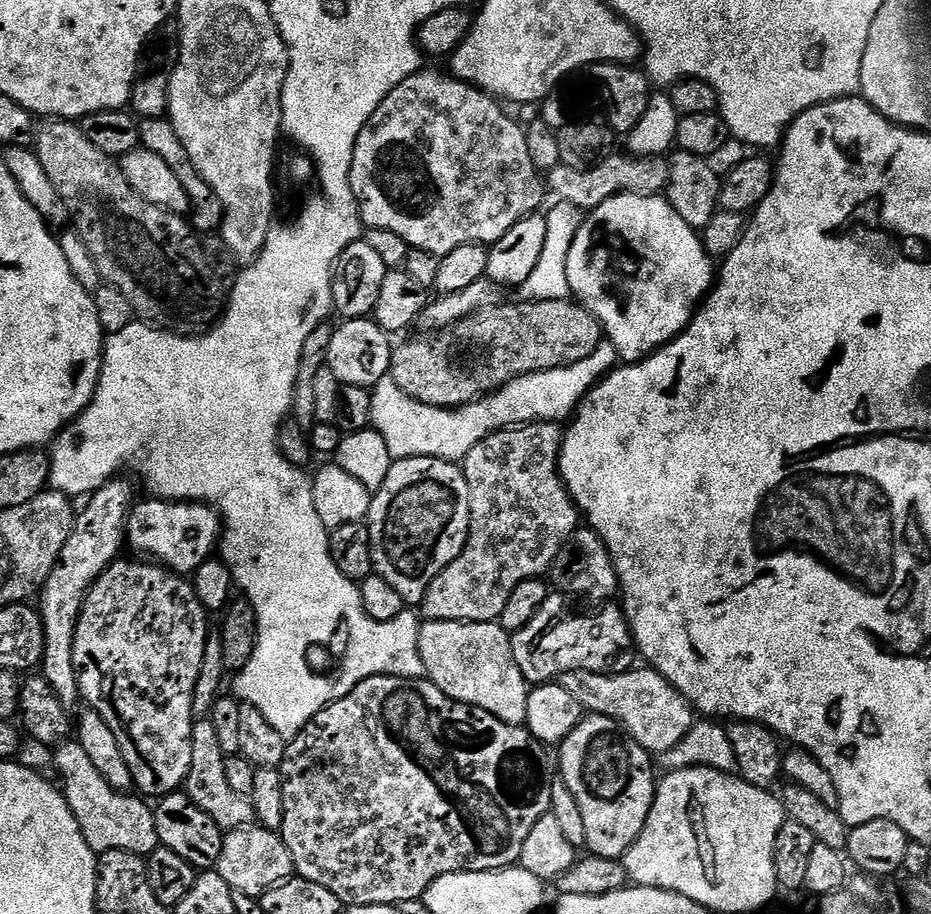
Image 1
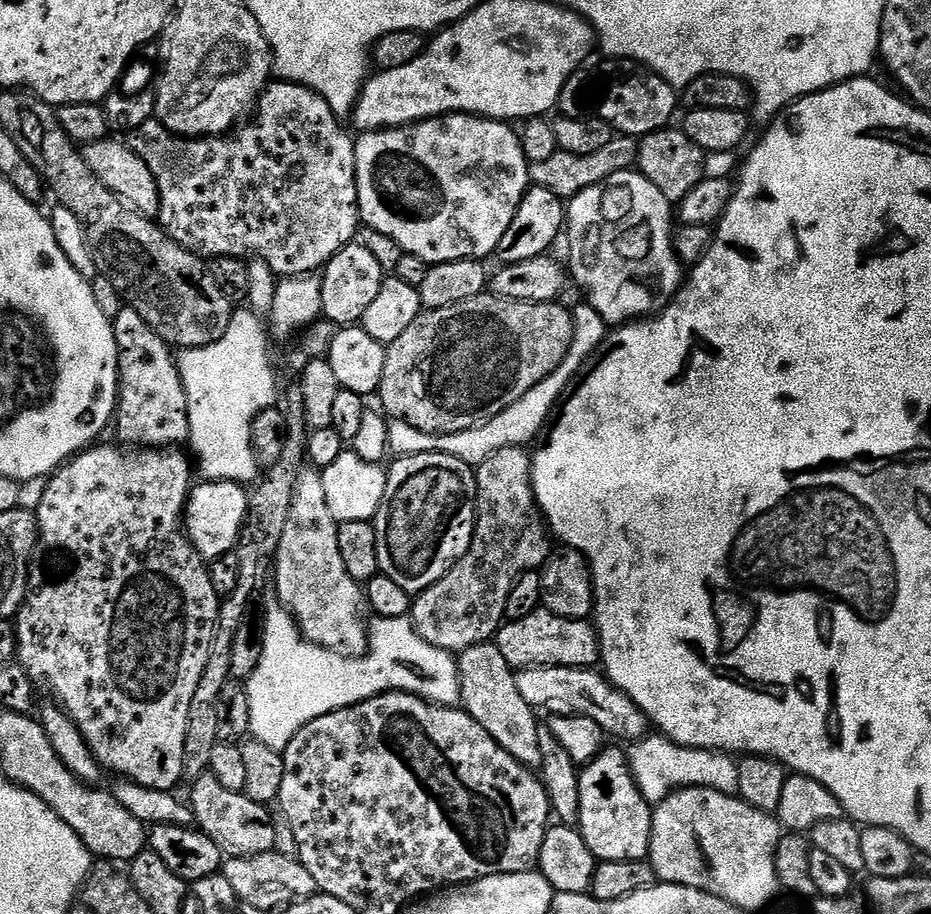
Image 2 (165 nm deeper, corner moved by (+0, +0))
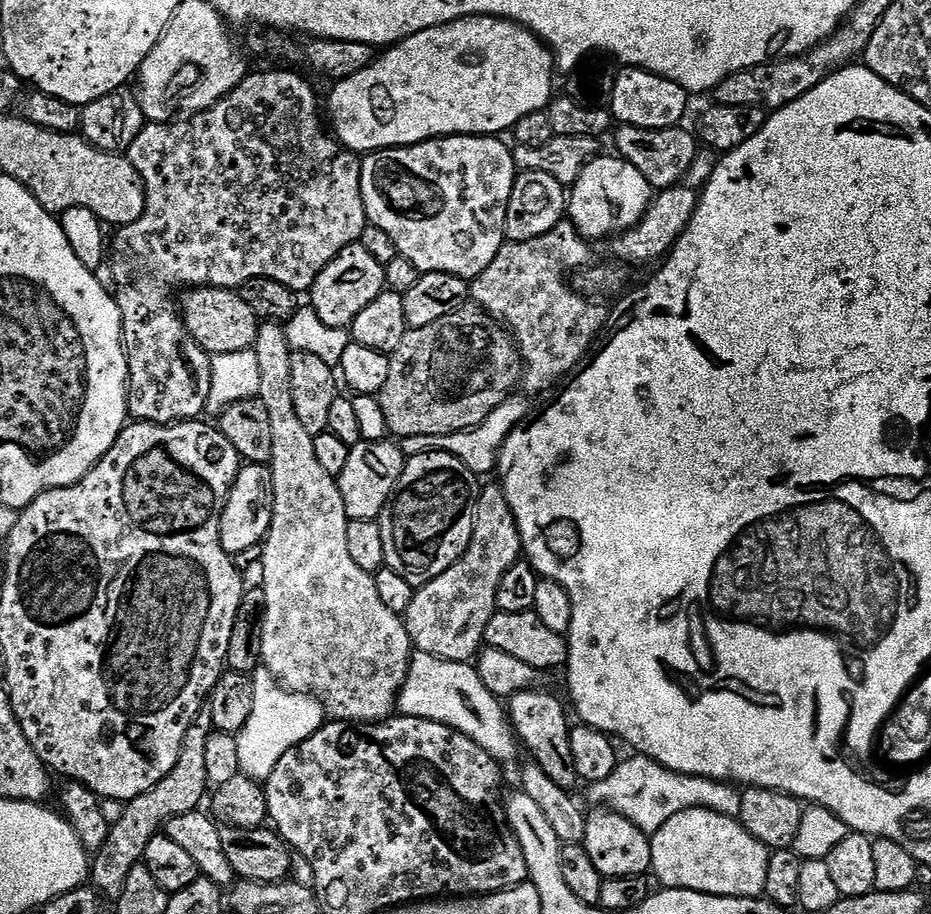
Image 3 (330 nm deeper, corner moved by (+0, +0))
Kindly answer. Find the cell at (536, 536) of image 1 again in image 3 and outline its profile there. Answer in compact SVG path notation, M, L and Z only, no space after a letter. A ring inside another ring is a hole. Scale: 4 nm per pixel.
M481 487L470 546L450 570L416 589L414 602L410 602L406 623L413 649L443 660L471 661L481 651L486 626L498 611L498 586L506 570L518 563L521 556L520 527L504 497L503 487Z

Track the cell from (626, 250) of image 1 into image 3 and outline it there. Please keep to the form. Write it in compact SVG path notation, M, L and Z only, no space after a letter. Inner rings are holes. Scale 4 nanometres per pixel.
M601 154L591 160L586 170L582 170L578 182L570 188L567 215L570 223L589 242L607 241L630 231L640 223L654 195L654 189L648 185L646 178L642 178L642 174L638 174L638 170L634 170L634 166L630 166L630 162L621 160L619 155L611 155Z

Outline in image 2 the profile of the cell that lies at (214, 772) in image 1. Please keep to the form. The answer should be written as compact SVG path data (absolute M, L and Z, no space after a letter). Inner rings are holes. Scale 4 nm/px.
M210 771L203 772L197 780L191 781L190 788L190 807L195 827L205 832L225 857L246 858L275 849L276 820L268 813L269 809L265 805L254 802L243 792L235 792L222 786L222 782L218 782L218 778L214 778Z

